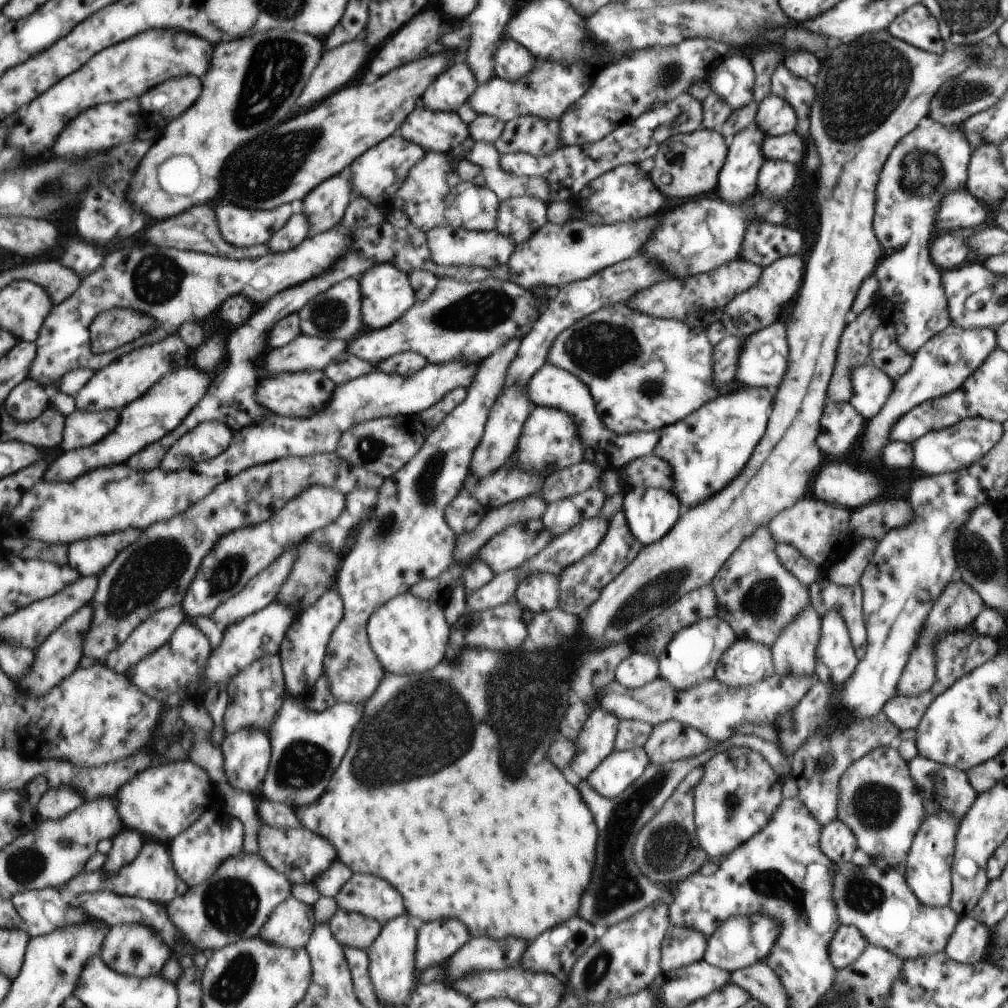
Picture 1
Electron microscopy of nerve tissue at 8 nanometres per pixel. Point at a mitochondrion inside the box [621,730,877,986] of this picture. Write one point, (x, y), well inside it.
(764, 882)

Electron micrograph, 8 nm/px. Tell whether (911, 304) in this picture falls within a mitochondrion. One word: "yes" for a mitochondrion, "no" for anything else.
no

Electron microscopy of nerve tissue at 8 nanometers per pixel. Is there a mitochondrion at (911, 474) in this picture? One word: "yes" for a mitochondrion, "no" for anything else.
no

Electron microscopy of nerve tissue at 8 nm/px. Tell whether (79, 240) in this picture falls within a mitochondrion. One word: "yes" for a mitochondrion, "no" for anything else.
no

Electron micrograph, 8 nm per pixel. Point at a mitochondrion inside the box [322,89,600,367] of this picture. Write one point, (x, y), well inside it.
(485, 310)

